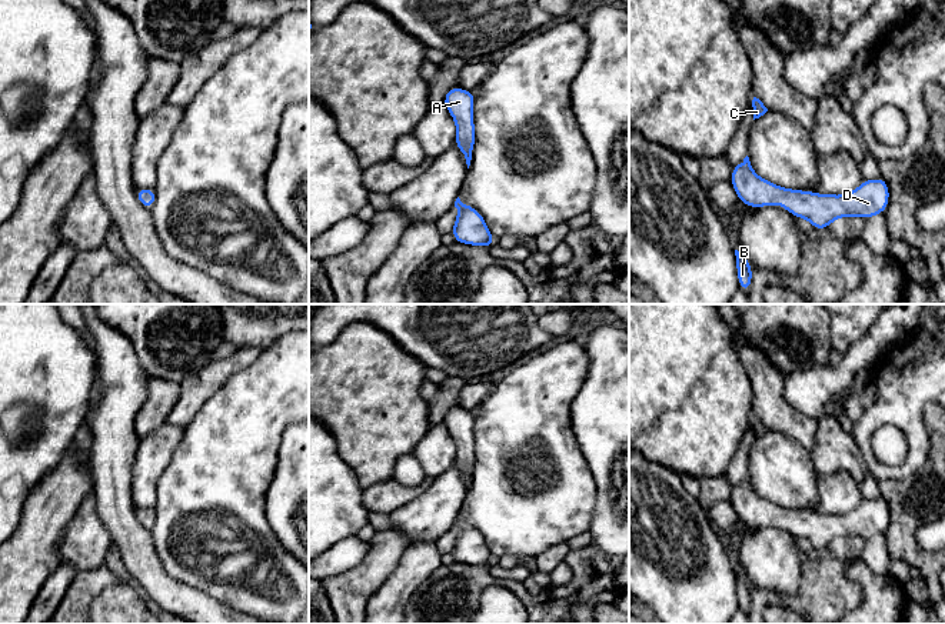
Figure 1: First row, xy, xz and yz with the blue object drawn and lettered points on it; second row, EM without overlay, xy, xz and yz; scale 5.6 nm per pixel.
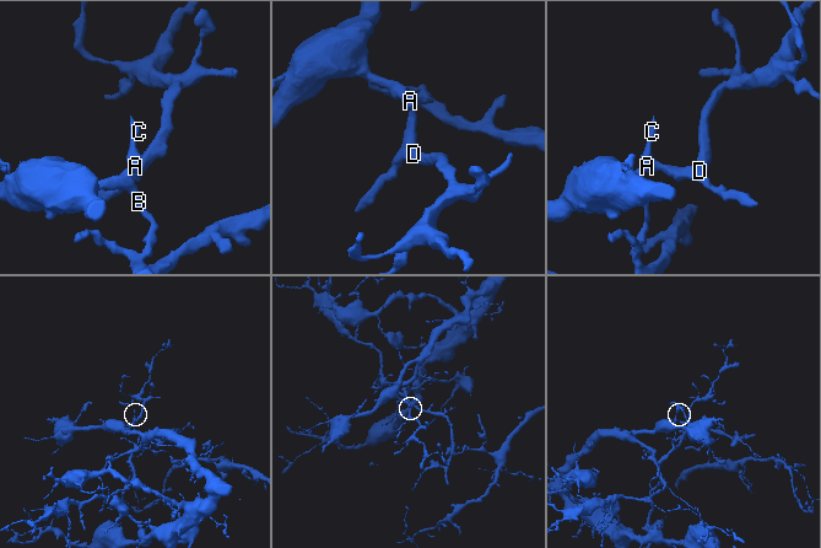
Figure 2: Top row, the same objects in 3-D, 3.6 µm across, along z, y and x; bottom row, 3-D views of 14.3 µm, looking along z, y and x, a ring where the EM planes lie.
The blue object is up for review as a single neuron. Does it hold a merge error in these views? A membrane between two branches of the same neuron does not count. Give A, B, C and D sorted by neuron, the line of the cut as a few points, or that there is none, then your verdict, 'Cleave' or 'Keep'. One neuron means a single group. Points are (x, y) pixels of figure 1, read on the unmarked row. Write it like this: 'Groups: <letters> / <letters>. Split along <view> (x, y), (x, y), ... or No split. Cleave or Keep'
Groups: A B C D. No split. Keep

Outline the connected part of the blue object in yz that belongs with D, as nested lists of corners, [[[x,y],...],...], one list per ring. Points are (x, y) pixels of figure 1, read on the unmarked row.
[[[748,475],[732,487],[731,503],[742,524],[755,528],[781,524],[796,538],[808,538],[816,550],[828,548],[839,537],[858,535],[868,540],[885,533],[889,521],[889,508],[884,497],[865,498],[848,514],[818,514],[783,508],[761,498],[753,491]]]

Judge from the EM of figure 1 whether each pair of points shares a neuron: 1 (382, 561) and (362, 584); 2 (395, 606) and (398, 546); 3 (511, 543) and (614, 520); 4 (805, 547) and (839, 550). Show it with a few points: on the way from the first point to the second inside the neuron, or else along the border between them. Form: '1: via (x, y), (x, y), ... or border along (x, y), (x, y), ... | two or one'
1: via (376, 567), (366, 579) | one
2: border along (411, 546), (393, 571), (375, 591) | two
3: border along (596, 493), (592, 521), (588, 530) | two
4: via (814, 553), (831, 551) | one

